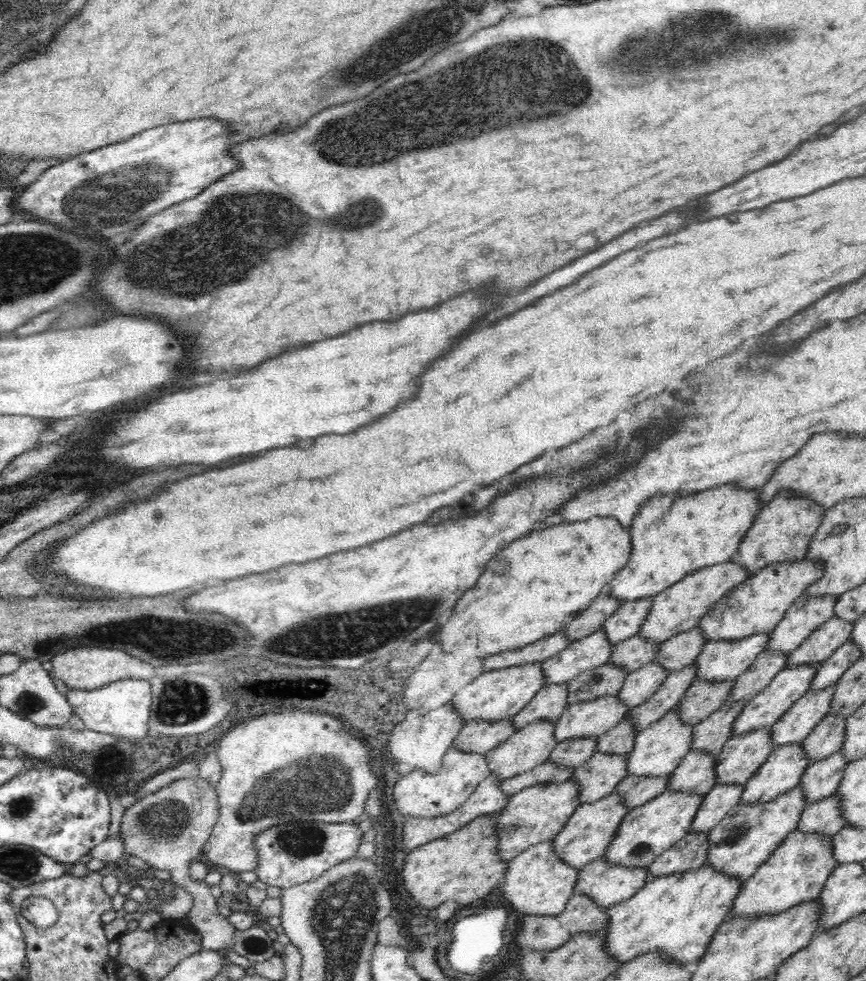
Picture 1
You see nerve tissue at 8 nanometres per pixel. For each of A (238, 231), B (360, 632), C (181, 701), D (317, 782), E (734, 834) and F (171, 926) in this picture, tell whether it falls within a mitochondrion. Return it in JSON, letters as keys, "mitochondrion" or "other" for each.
{"A":"mitochondrion","B":"mitochondrion","C":"mitochondrion","D":"mitochondrion","E":"mitochondrion","F":"other"}

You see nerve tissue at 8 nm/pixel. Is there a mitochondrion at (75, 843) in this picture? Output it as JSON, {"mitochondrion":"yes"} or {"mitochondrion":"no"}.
{"mitochondrion":"no"}

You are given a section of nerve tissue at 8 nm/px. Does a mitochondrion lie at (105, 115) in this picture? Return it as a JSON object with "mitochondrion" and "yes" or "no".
{"mitochondrion":"no"}

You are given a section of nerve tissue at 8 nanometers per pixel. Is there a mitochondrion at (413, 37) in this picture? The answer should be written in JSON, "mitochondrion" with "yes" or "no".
{"mitochondrion":"yes"}

